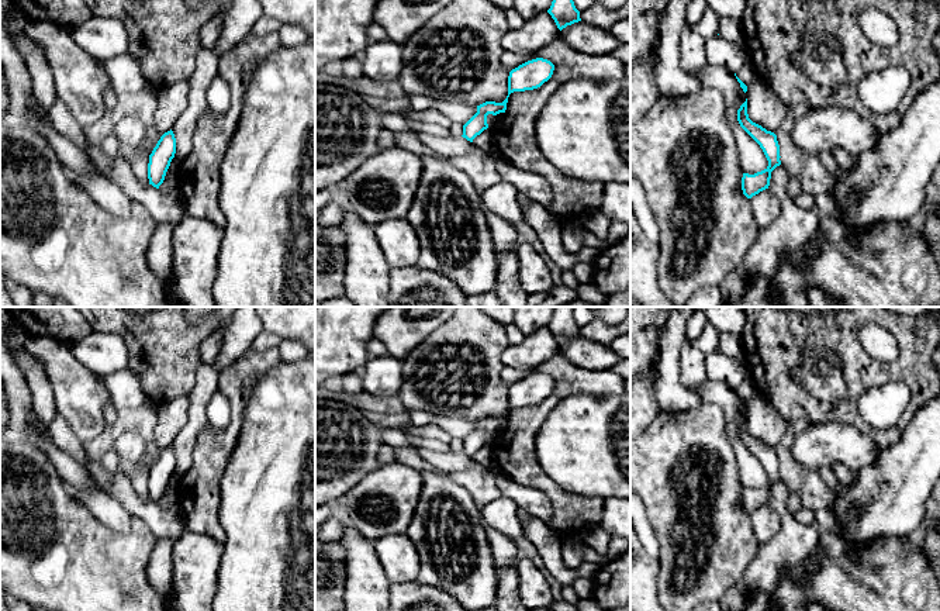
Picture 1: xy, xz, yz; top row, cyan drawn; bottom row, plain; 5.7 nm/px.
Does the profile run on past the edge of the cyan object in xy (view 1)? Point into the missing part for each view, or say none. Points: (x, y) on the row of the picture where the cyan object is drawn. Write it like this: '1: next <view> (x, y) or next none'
1: next none

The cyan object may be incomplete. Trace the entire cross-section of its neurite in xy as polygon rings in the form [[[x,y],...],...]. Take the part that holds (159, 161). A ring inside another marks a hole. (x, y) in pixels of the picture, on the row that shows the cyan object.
[[[173,131],[165,132],[149,155],[148,179],[149,184],[159,189],[163,183],[166,172],[176,153],[176,138]]]

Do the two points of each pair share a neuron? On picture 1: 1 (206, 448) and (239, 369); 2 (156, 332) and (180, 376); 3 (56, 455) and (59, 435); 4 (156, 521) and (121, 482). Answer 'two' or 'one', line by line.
1: one
2: one
3: two
4: one

